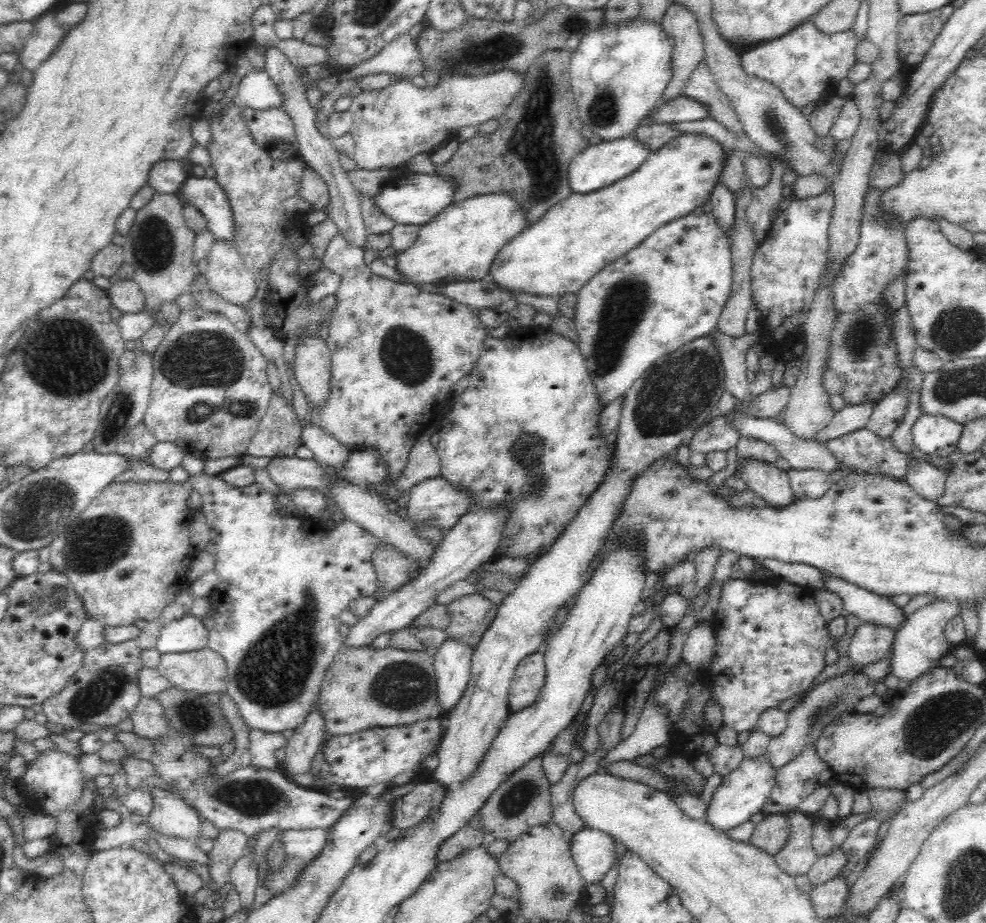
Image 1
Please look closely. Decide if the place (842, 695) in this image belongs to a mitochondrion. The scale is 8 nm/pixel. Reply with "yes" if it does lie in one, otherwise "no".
yes

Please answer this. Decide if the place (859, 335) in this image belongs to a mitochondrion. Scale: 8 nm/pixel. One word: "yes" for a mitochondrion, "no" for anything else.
yes

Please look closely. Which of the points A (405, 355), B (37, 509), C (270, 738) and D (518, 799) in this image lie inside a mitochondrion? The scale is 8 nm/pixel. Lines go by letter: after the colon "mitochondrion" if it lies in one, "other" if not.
A: mitochondrion
B: mitochondrion
C: other
D: mitochondrion

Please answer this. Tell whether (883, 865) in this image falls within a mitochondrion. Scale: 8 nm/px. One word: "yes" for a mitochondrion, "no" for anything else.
no

